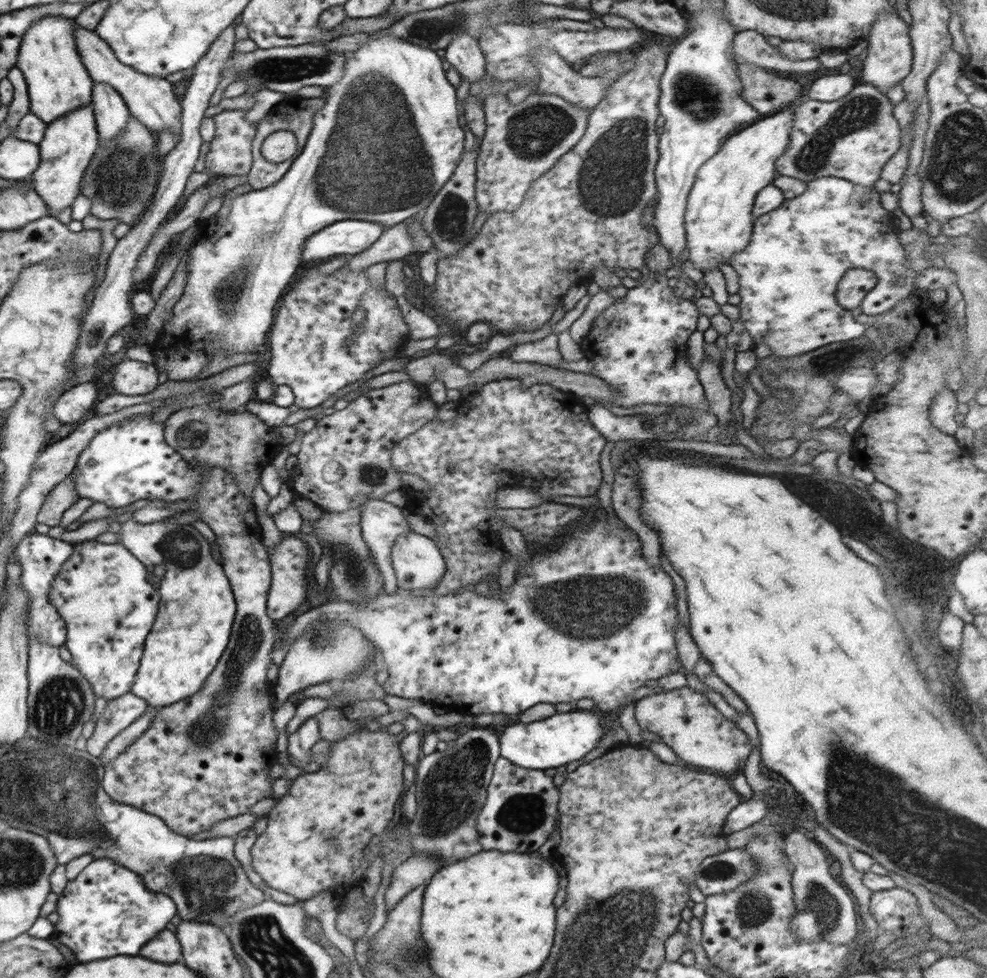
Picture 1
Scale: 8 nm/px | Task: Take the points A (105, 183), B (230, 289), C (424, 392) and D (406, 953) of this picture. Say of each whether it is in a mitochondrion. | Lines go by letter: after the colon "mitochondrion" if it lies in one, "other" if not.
A: mitochondrion
B: mitochondrion
C: other
D: mitochondrion

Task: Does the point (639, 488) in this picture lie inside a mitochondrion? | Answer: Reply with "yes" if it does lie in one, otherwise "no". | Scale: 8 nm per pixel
no

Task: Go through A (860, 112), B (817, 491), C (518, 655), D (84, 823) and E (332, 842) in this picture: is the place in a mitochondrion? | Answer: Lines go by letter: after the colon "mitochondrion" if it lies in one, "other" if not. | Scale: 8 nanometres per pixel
A: mitochondrion
B: other
C: other
D: mitochondrion
E: mitochondrion

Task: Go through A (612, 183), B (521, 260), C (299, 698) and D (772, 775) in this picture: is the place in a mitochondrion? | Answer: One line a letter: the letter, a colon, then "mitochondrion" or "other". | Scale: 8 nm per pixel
A: mitochondrion
B: other
C: other
D: other

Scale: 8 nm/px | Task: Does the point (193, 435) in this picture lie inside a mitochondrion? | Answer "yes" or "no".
yes

